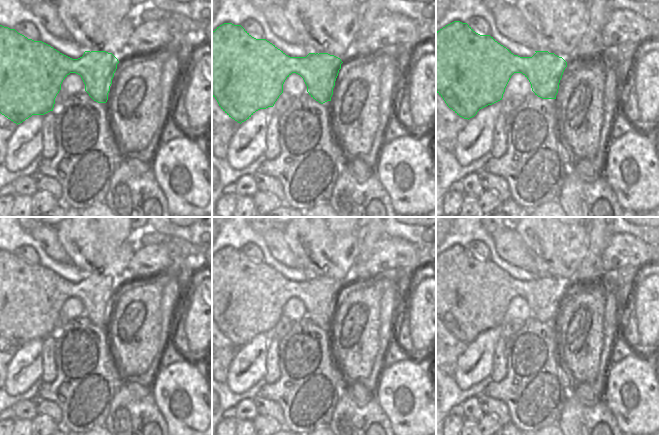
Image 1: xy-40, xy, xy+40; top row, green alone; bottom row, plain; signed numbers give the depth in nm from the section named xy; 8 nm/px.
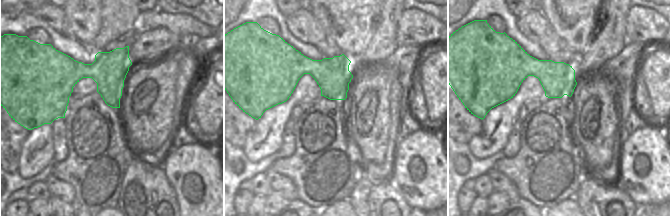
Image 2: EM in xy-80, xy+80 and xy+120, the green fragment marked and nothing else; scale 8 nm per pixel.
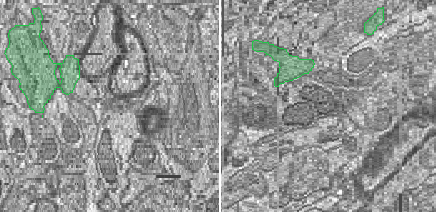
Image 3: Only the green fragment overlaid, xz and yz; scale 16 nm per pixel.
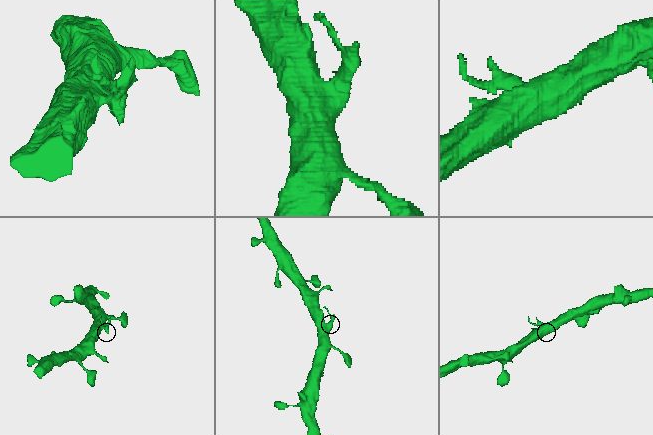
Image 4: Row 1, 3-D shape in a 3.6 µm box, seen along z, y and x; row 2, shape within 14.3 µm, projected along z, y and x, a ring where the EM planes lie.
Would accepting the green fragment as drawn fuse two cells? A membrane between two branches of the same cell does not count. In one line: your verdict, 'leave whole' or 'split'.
split

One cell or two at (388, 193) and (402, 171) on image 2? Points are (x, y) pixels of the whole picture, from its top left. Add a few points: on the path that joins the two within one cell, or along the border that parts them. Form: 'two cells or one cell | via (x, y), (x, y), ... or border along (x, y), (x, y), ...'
two cells | border along (387, 178), (407, 203)

